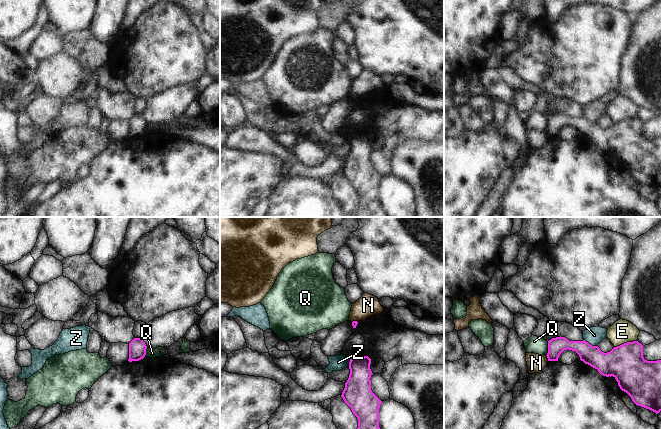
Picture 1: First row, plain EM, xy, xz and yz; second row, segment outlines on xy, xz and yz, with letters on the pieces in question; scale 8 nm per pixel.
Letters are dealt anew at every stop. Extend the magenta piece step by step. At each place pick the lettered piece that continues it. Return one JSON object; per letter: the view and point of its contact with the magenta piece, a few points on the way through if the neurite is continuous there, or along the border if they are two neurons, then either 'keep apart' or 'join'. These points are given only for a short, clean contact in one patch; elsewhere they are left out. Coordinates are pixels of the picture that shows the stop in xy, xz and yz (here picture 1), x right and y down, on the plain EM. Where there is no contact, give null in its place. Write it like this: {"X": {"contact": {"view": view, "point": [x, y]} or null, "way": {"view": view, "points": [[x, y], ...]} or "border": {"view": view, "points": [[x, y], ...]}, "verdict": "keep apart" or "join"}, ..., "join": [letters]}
{"E": {"contact": {"view": "yz", "point": [625, 119]}, "border": {"view": "yz", "points": [[636, 116], [624, 118], [614, 123]]}, "verdict": "keep apart"}, "N": {"contact": {"view": "yz", "point": [547, 133]}, "border": {"view": "yz", "points": [[545, 131], [548, 136]]}, "verdict": "keep apart"}, "Q": {"contact": {"view": "yz", "point": [548, 125]}, "border": {"view": "yz", "points": [[548, 118], [548, 128], [546, 131]]}, "verdict": "keep apart"}, "Z": {"contact": {"view": "yz", "point": [590, 120]}, "border": {"view": "yz", "points": [[584, 115], [597, 122]]}, "verdict": "keep apart"}, "join": []}

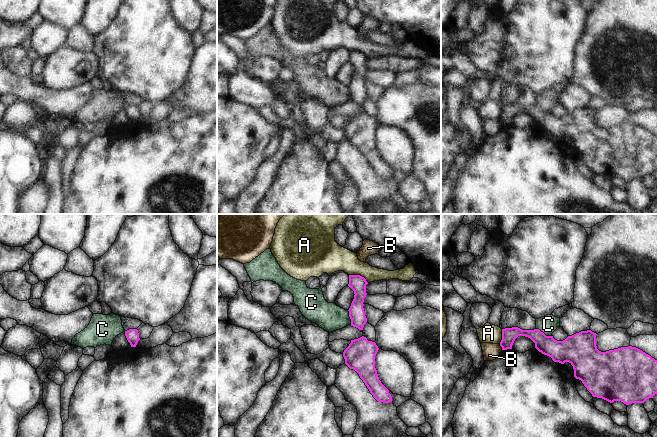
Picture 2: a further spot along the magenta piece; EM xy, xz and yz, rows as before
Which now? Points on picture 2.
{"A": {"contact": {"view": "xz", "point": [359, 51]}, "border": {"view": "xz", "points": [[349, 50], [359, 50], [368, 58]]}, "verdict": "keep apart"}, "B": {"contact": {"view": "yz", "point": [501, 122]}, "border": {"view": "yz", "points": [[499, 120], [502, 125]]}, "verdict": "keep apart"}, "C": {"contact": {"view": "yz", "point": [543, 109]}, "border": {"view": "yz", "points": [[536, 104], [551, 112]]}, "verdict": "keep apart"}, "join": []}

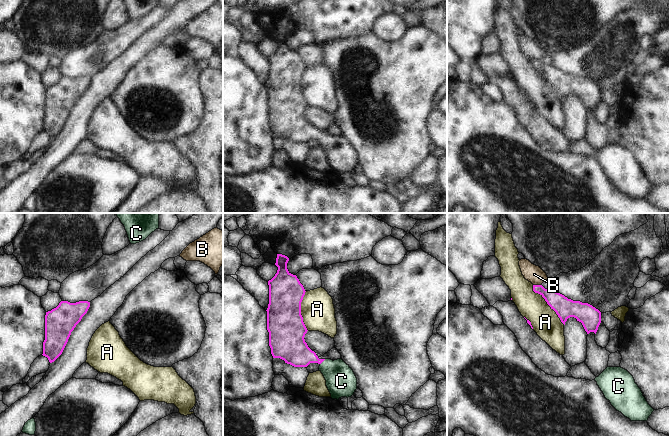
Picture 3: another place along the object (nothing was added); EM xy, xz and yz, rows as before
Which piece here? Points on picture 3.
{"A": {"contact": {"view": "yz", "point": [547, 79]}, "verdict": "keep apart"}, "B": {"contact": {"view": "yz", "point": [537, 61]}, "border": {"view": "yz", "points": [[533, 60], [540, 61]]}, "verdict": "keep apart"}, "C": {"contact": {"view": "xz", "point": [322, 137]}, "way": {"view": "xz", "points": [[294, 126], [302, 132], [322, 137], [341, 157]]}, "verdict": "join"}, "join": ["C"]}

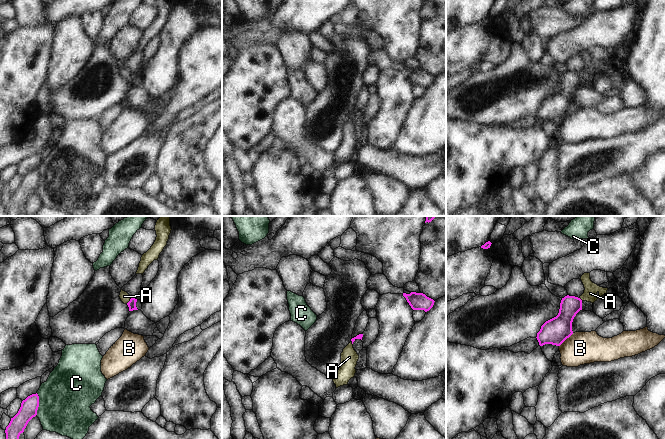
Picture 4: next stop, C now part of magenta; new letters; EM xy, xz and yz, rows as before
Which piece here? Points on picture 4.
{"A": {"contact": {"view": "xy", "point": [130, 76]}, "way": {"view": "xy", "points": [[131, 80], [130, 76], [124, 72]]}, "verdict": "join"}, "B": {"contact": {"view": "yz", "point": [566, 114]}, "verdict": "keep apart"}, "C": {"contact": {"view": "xy", "point": [38, 180]}, "verdict": "keep apart"}, "join": ["A"]}

